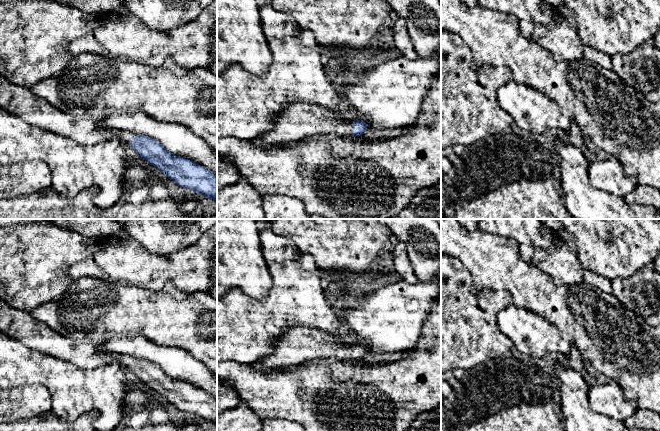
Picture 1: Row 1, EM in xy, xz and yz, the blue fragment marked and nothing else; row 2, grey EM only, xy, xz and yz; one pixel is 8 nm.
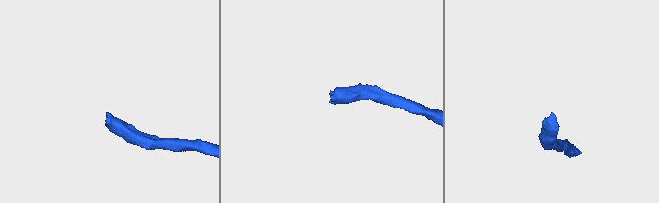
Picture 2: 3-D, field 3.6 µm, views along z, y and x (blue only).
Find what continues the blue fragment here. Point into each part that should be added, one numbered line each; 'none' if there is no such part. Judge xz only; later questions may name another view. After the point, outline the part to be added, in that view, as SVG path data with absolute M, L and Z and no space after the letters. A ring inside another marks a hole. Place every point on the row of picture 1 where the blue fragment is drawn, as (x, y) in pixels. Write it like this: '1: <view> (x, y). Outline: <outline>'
1: xz (298, 121). Outline: M294 103L277 118L271 131L257 139L260 144L275 145L298 142L320 134L353 136L353 121L341 119L336 112L323 107Z

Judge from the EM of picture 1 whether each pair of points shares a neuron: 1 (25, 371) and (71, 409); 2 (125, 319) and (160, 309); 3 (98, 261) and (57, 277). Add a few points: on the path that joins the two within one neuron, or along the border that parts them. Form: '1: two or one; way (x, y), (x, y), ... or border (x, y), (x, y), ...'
1: one; way (38, 371), (65, 396)
2: one; way (134, 312), (151, 312)
3: two; border (85, 258), (68, 267), (67, 275), (72, 280)

